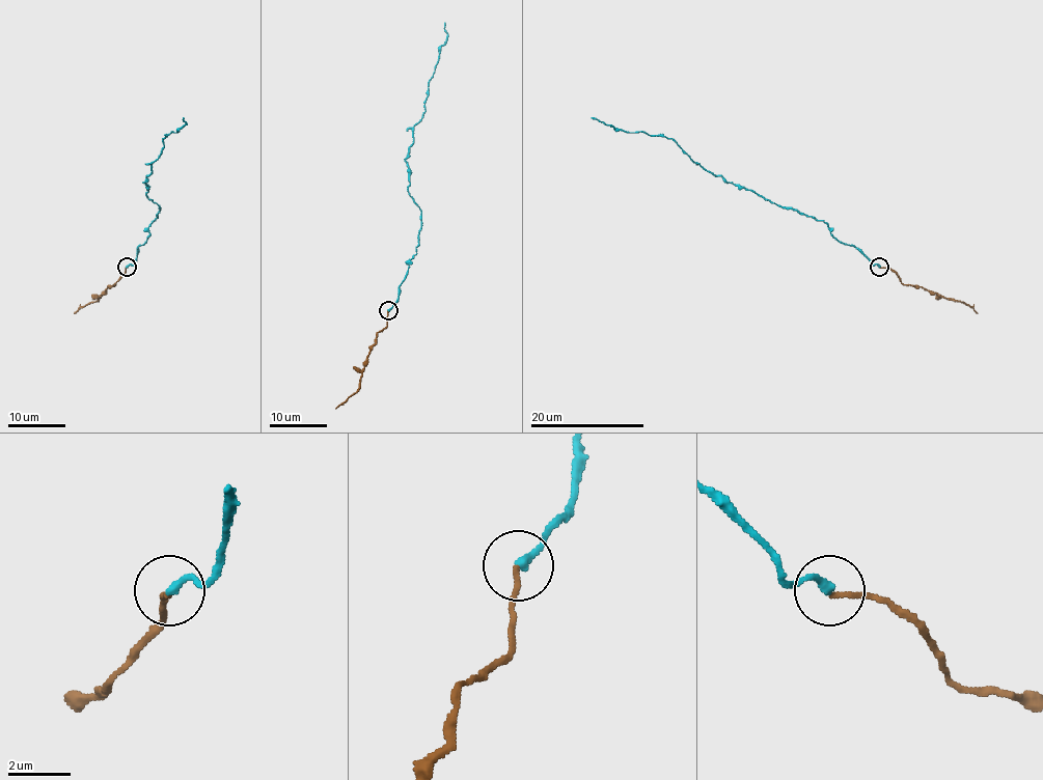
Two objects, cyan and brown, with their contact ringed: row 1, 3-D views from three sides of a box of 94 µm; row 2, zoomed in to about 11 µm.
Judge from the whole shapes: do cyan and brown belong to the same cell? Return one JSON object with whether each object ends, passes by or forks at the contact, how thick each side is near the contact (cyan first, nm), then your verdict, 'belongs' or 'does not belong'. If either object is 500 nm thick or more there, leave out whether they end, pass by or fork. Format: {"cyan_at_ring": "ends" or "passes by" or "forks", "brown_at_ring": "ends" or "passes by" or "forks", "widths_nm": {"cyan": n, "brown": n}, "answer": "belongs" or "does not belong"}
{"cyan_at_ring": "ends", "brown_at_ring": "ends", "widths_nm": {"cyan": 280, "brown": 150}, "answer": "belongs"}

